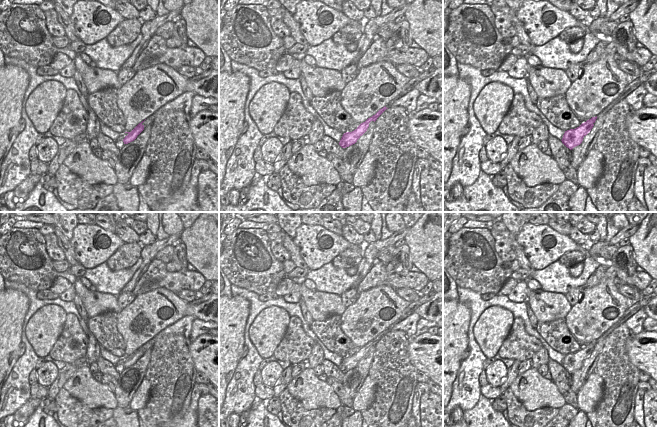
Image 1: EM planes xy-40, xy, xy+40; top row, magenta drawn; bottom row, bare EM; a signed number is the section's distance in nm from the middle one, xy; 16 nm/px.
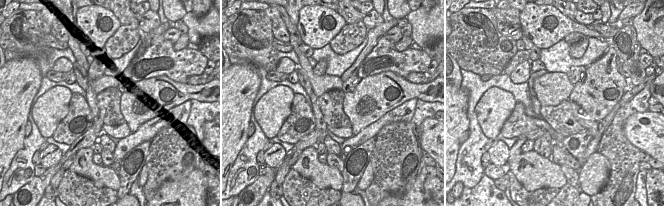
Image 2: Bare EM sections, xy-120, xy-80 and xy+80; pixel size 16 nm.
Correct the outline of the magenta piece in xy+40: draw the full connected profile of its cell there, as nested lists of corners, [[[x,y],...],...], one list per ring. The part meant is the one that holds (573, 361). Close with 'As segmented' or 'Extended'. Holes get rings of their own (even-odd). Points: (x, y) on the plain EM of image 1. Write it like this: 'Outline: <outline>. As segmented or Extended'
Outline: [[[654,291],[649,295],[643,295],[642,298],[638,302],[633,304],[631,307],[629,307],[620,317],[620,319],[609,330],[607,330],[599,339],[597,339],[596,341],[592,341],[591,343],[582,347],[579,351],[575,353],[565,355],[563,362],[561,364],[562,367],[570,374],[580,369],[583,365],[583,362],[591,355],[595,347],[602,351],[605,344],[605,338],[617,327],[619,327],[621,324],[627,321],[631,316],[637,313],[641,308],[646,306],[656,295],[657,291]]]. Extended

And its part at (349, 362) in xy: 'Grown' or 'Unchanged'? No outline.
Grown

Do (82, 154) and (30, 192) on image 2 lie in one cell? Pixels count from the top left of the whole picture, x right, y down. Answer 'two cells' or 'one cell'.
two cells

